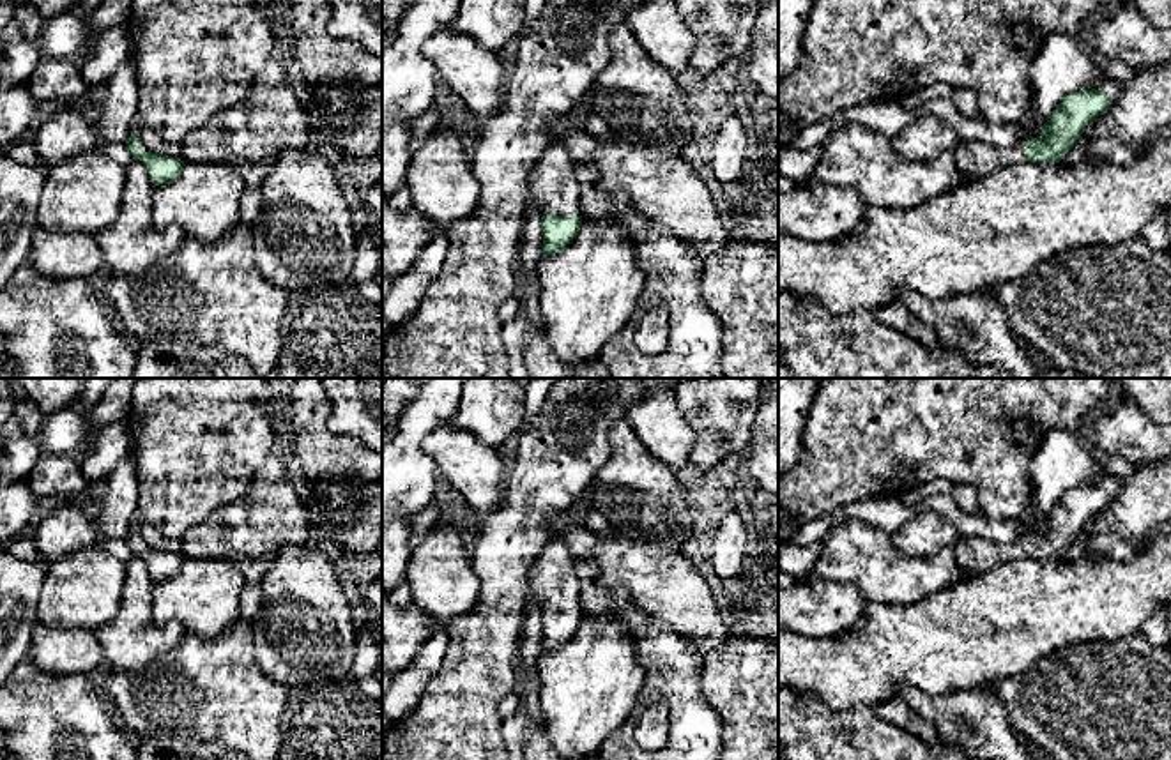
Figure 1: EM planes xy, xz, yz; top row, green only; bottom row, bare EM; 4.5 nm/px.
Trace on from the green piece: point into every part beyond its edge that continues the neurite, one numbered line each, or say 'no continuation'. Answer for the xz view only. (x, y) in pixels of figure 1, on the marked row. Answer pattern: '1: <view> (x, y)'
1: xz (552, 186)

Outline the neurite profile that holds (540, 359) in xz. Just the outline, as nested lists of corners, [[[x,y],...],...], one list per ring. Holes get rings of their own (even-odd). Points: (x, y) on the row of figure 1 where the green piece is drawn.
[[[529,205],[522,223],[520,251],[529,288],[524,295],[524,311],[531,323],[531,334],[525,339],[522,357],[529,371],[529,378],[614,378],[601,361],[580,366],[566,364],[548,345],[545,338],[545,320],[540,311],[538,263],[543,256],[541,209]]]

